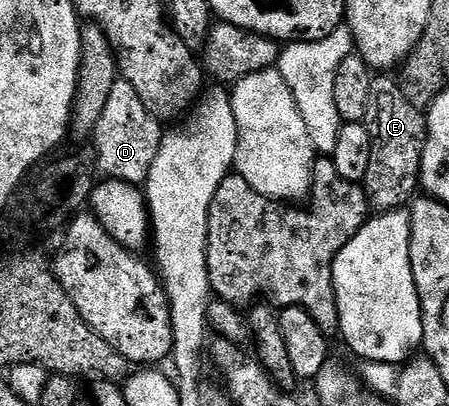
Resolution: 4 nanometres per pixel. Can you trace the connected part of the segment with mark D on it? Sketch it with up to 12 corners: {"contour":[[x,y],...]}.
{"contour":[[111,85],[91,136],[96,170],[144,184],[162,124]]}

